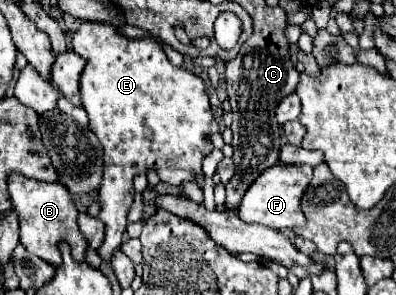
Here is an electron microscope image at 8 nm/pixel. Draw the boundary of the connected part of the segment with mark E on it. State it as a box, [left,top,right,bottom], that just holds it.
[73,22,219,262]

